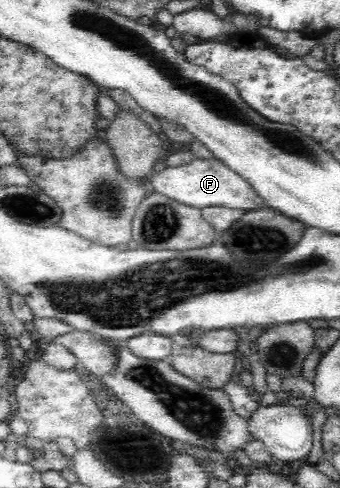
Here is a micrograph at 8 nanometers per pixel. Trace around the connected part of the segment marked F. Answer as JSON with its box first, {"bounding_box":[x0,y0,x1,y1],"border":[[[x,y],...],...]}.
{"bounding_box":[148,157,266,212],"border":[[[216,157],[208,160],[195,158],[192,163],[166,167],[162,172],[153,173],[148,181],[153,191],[197,209],[226,207],[247,212],[266,208],[264,199],[251,187],[251,184]]]}

